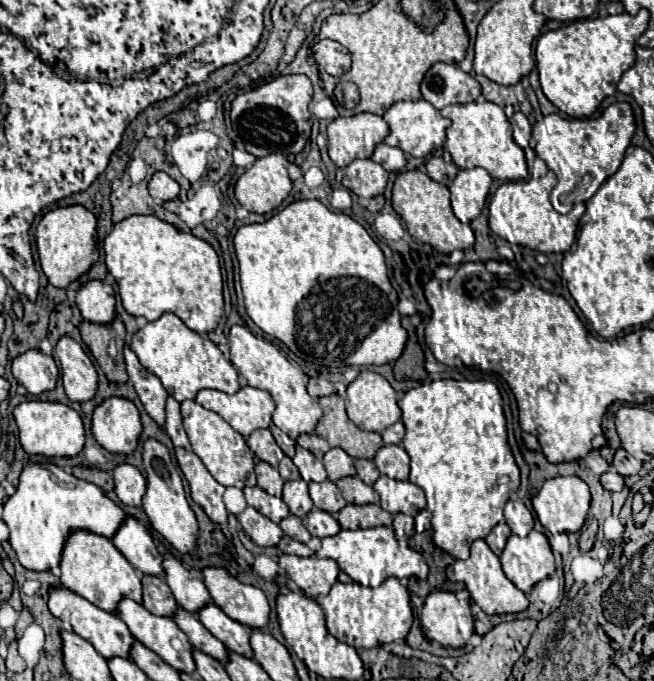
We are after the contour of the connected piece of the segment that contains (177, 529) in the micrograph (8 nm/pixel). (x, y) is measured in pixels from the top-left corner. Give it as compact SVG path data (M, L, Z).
M148 439L144 443L144 469L146 469L146 495L142 499L142 509L146 511L150 525L156 533L160 533L178 553L188 553L192 557L198 557L198 545L196 545L196 535L198 535L198 521L194 511L190 509L188 501L186 501L186 493L184 493L184 485L182 479L176 471L176 465L170 461L168 449L154 441Z

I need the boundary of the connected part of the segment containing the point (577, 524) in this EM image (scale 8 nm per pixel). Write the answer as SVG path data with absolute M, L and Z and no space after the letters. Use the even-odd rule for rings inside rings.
M554 477L544 481L532 507L552 535L580 531L590 509L590 489L580 477Z

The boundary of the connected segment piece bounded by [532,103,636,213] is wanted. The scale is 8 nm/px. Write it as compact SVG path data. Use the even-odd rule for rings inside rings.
M628 103L610 105L598 119L562 119L560 115L546 115L532 127L536 155L558 177L550 197L558 213L568 213L574 203L586 203L598 191L598 187L618 171L634 129L634 113Z

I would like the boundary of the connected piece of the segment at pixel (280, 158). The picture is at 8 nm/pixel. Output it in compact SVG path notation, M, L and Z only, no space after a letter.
M270 153L254 161L238 179L234 193L242 207L250 213L266 215L274 211L292 191L288 177L288 159L280 153Z

